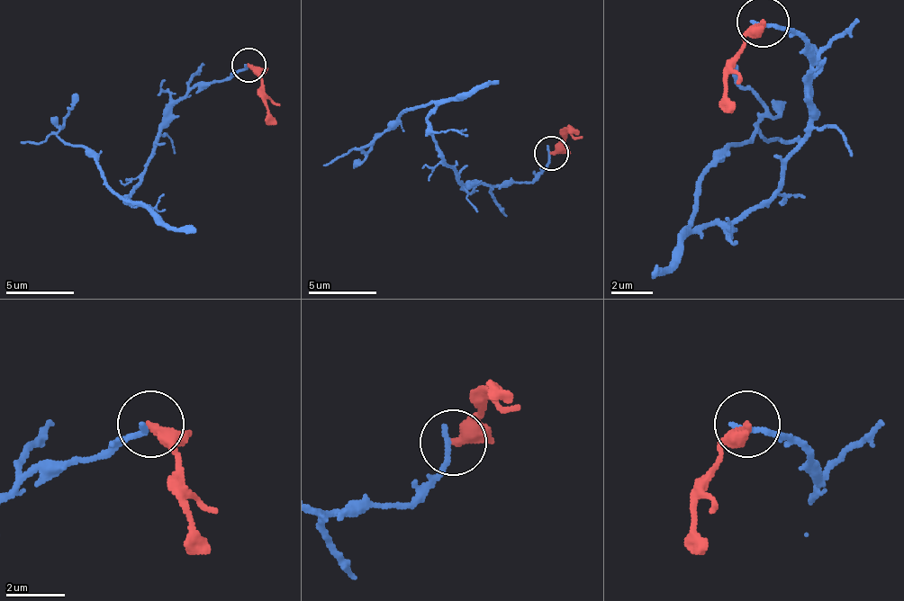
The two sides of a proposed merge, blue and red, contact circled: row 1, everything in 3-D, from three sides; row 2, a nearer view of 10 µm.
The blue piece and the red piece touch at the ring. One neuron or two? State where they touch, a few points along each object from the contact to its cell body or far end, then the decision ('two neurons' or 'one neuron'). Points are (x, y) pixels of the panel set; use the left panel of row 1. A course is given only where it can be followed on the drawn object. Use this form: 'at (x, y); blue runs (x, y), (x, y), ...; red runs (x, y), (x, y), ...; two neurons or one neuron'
at (248, 65); blue runs (248, 64), (228, 81), (200, 81), (163, 129), (125, 200), (102, 165), (60, 135), (77, 94); red runs (248, 64), (262, 81), (265, 115), (275, 125); two neurons

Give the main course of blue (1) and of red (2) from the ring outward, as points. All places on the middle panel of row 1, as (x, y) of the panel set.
1: (550, 152), (530, 183), (465, 183), (428, 132), (428, 112), (411, 108), (366, 152), (380, 132)
2: (550, 152), (564, 139), (567, 129), (578, 132)

